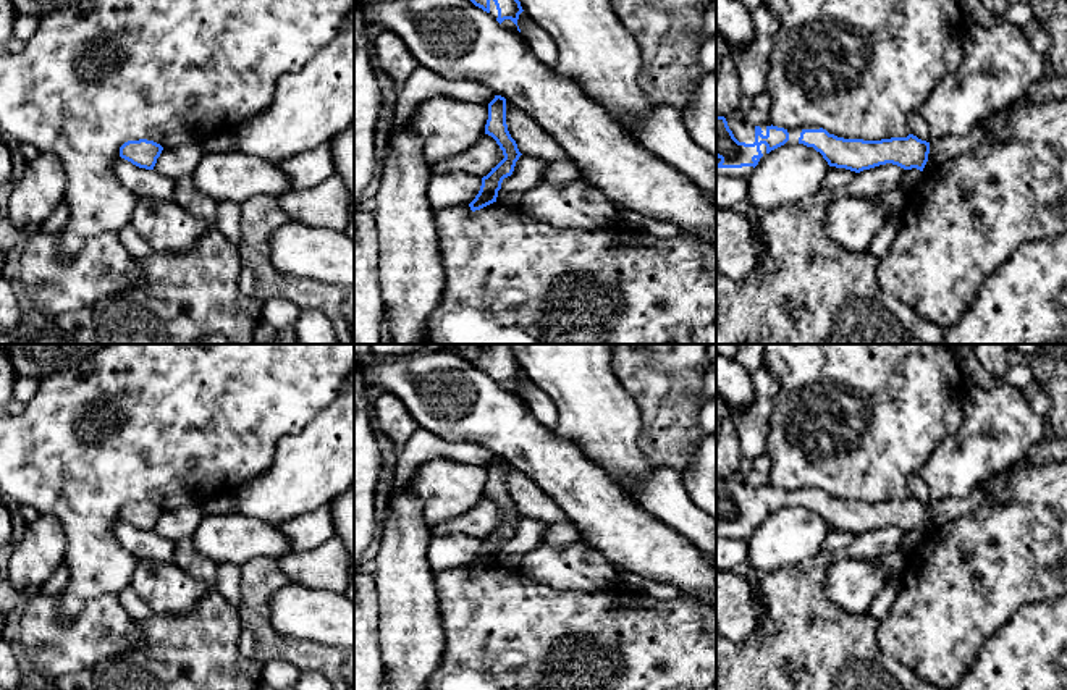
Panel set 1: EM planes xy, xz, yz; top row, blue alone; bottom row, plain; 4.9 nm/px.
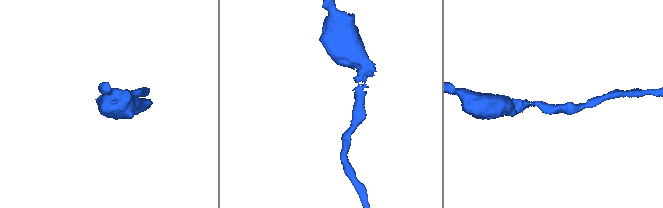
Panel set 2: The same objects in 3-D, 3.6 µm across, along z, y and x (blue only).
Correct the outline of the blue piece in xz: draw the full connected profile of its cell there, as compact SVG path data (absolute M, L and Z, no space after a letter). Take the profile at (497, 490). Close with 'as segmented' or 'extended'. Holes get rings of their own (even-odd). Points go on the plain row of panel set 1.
M495 457L495 461L488 465L485 496L491 498L496 503L503 512L504 520L495 530L491 530L487 538L482 540L480 553L469 566L472 574L496 564L503 541L512 536L516 524L522 517L517 511L516 503L508 493L506 461L501 457Z; as segmented

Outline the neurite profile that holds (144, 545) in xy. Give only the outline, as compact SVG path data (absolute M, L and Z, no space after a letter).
M118 517L113 525L113 535L115 540L137 559L175 562L175 541L155 532L139 530Z

